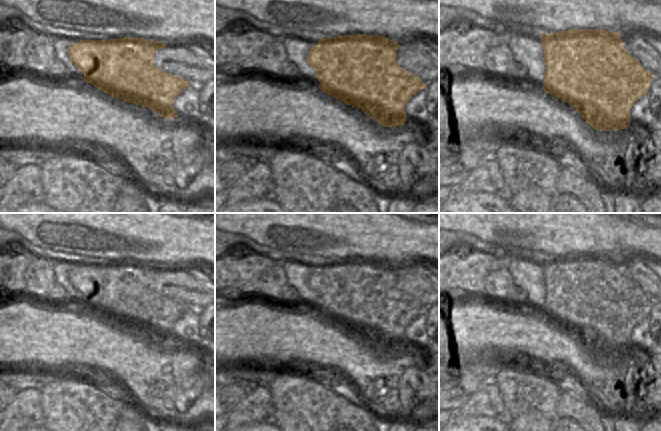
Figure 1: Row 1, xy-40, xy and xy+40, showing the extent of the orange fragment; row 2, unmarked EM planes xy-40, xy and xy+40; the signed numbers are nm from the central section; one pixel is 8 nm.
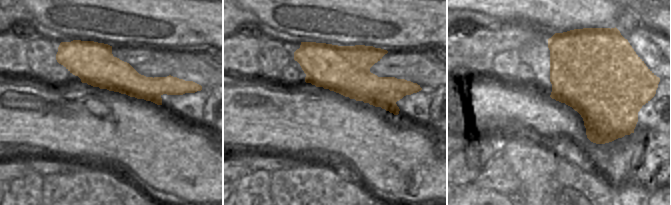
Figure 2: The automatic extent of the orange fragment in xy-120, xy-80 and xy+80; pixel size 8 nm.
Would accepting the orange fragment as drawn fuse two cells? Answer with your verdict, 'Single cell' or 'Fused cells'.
Fused cells.

